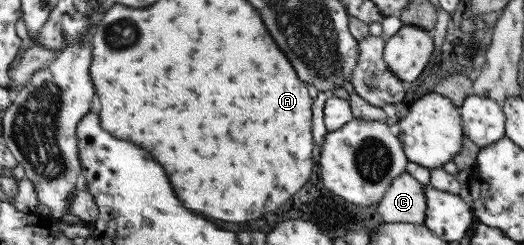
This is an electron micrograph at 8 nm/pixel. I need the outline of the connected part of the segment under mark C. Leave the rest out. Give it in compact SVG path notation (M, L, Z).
M408 173L394 177L375 205L377 215L385 223L423 223L425 184L415 181Z

